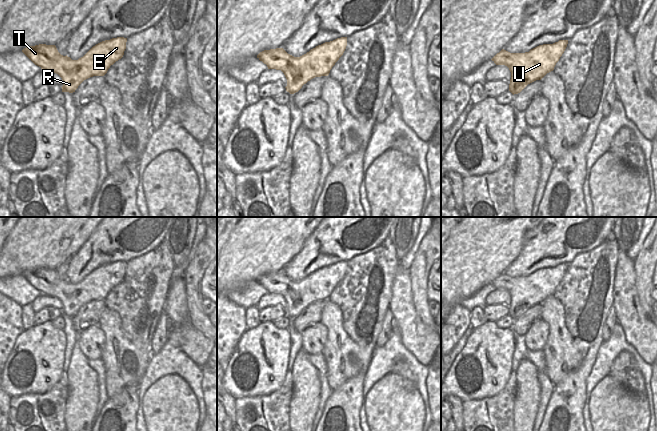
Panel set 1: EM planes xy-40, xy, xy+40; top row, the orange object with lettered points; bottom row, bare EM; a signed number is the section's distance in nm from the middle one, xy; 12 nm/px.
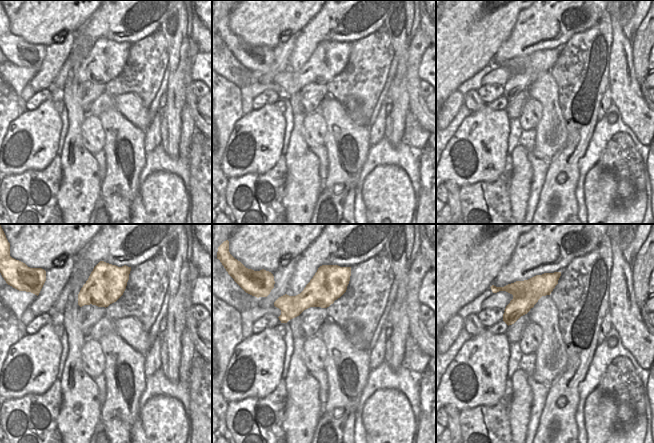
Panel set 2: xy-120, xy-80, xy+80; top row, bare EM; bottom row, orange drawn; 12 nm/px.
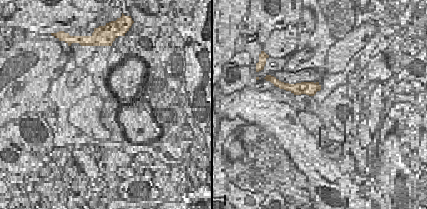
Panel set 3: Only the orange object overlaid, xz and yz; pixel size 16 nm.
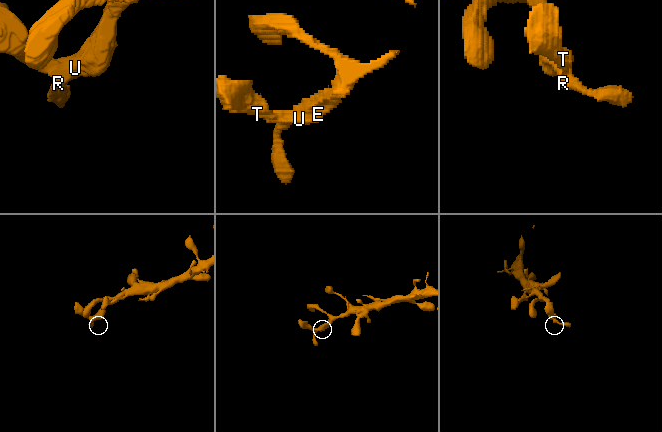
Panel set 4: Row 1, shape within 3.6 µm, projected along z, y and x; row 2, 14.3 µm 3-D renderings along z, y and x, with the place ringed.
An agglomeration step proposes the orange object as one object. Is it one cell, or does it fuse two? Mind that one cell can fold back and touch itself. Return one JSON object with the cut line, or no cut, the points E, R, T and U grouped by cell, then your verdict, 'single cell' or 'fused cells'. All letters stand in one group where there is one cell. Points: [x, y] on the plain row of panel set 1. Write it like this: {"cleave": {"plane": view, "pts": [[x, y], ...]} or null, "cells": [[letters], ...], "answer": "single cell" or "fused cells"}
{"cleave": null, "cells": [["E", "R", "T", "U"]], "answer": "single cell"}

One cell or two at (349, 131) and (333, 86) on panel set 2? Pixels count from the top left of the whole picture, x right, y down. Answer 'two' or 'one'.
two

